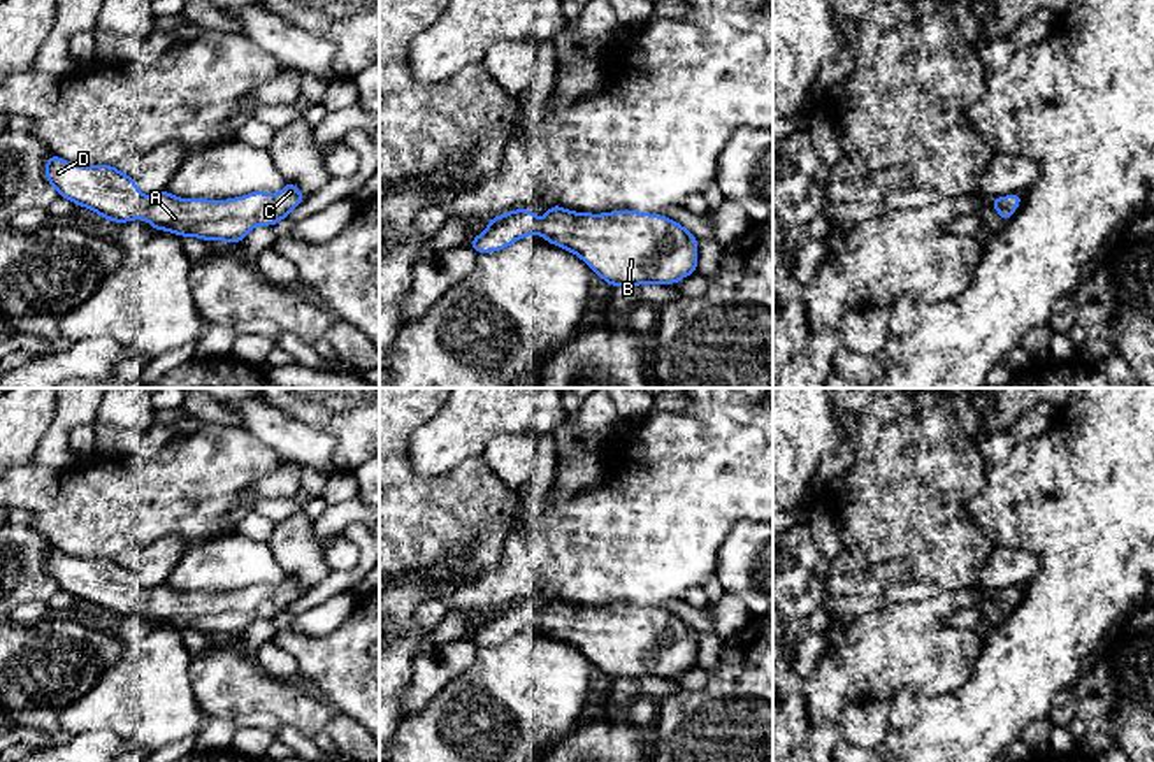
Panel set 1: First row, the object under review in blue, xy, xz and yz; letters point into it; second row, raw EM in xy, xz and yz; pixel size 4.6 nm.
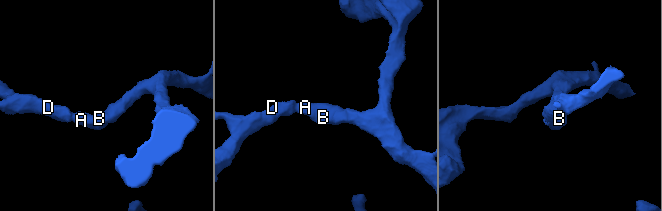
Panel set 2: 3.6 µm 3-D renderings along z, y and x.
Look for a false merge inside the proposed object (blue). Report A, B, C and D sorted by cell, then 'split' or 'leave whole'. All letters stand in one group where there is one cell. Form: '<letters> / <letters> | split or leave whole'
A B C D | leave whole

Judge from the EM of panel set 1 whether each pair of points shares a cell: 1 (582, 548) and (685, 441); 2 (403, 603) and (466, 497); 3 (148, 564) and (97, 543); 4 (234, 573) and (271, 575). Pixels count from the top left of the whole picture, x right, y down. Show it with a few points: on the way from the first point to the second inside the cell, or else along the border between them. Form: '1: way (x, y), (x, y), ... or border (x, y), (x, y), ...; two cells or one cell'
1: way (608, 522), (663, 467); one cell
2: border (459, 578), (420, 580), (401, 576), (397, 580); two cells
3: border (160, 538), (125, 548), (115, 559); two cells
4: way (243, 573), (262, 573); one cell

